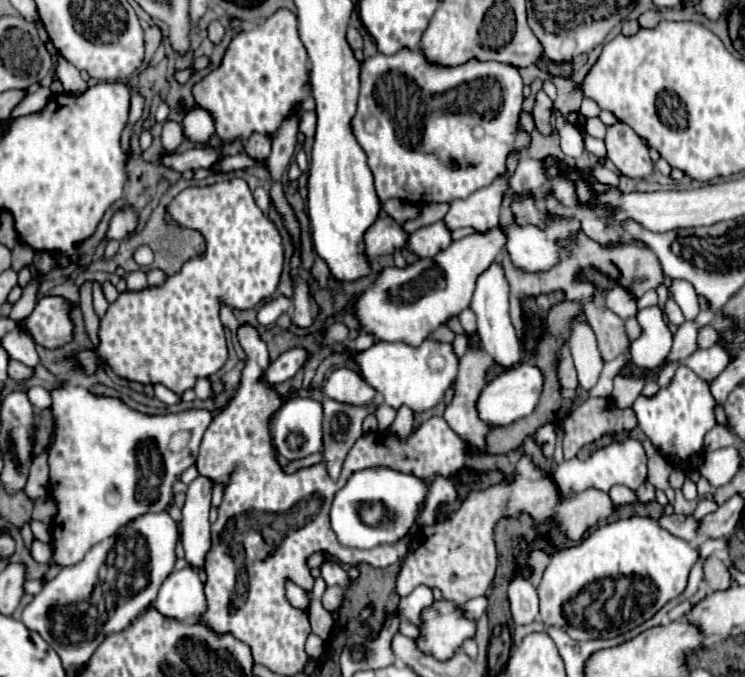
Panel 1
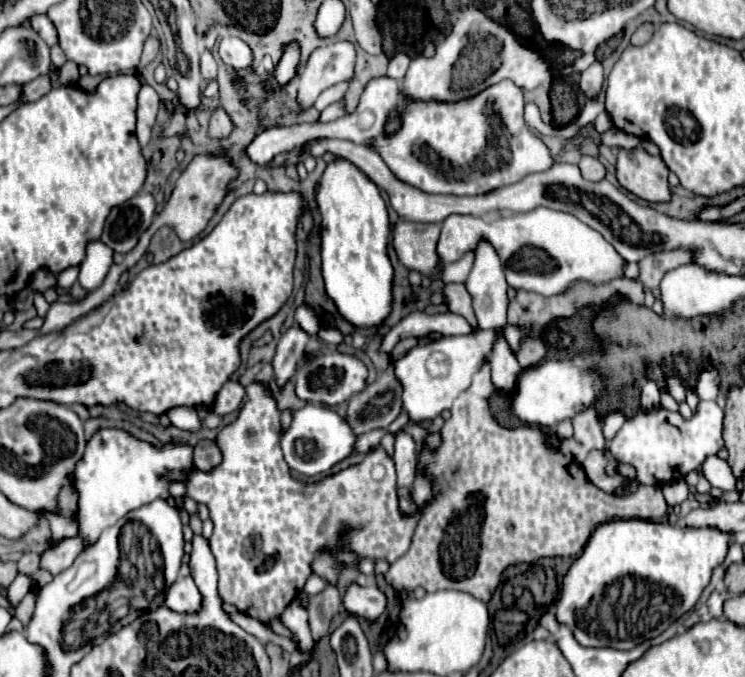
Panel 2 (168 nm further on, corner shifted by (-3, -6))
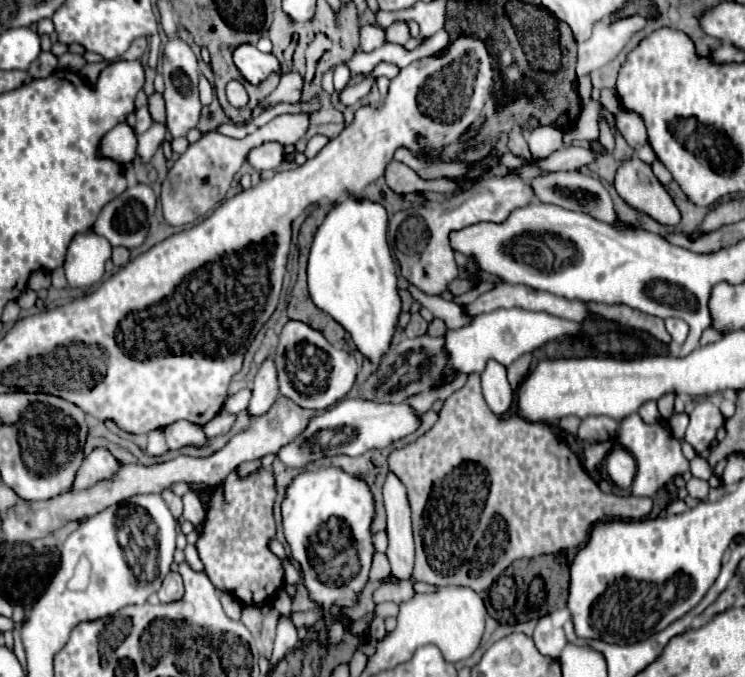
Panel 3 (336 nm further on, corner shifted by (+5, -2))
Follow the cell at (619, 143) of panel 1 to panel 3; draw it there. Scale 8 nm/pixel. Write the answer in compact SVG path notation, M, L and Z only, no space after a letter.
M639 158L621 164L615 176L615 190L631 208L651 216L659 224L677 226L681 222L681 212L673 198L653 176L651 166Z

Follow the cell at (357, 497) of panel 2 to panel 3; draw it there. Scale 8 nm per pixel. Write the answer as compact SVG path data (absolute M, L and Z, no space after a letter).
M259 468L247 478L237 478L237 474L231 472L225 482L211 486L209 490L211 502L197 540L197 550L207 576L217 590L233 594L245 606L261 606L263 602L273 600L283 586L283 566L267 548L275 538L275 482L271 470Z

